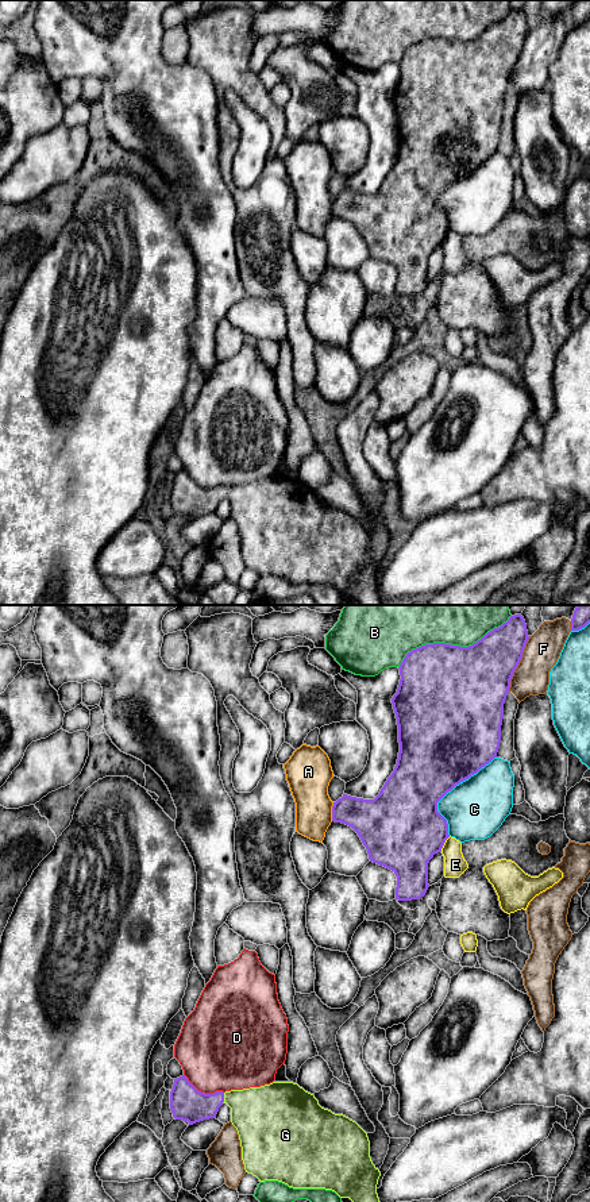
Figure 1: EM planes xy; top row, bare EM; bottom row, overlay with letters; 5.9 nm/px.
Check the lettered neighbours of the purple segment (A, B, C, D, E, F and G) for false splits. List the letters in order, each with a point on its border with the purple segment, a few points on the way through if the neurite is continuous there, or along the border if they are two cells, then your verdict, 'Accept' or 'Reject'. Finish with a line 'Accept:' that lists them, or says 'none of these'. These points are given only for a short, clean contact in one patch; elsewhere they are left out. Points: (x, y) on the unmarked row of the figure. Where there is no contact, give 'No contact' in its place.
A: Touches purple at xy (332, 207). Reject
B: Touches purple at xy (452, 41). Reject
C: Touches purple at xy (450, 185). Reject
D: Touches purple at xy (203, 488). Reject
E: Touches purple at xy (444, 237). Reject
F: Touches purple at xy (517, 60). Reject
G: Touches purple at xy (223, 492). Path across: xy (188, 499), (209, 499), (223, 492), (235, 493), (261, 509). Accept
Accept: G

